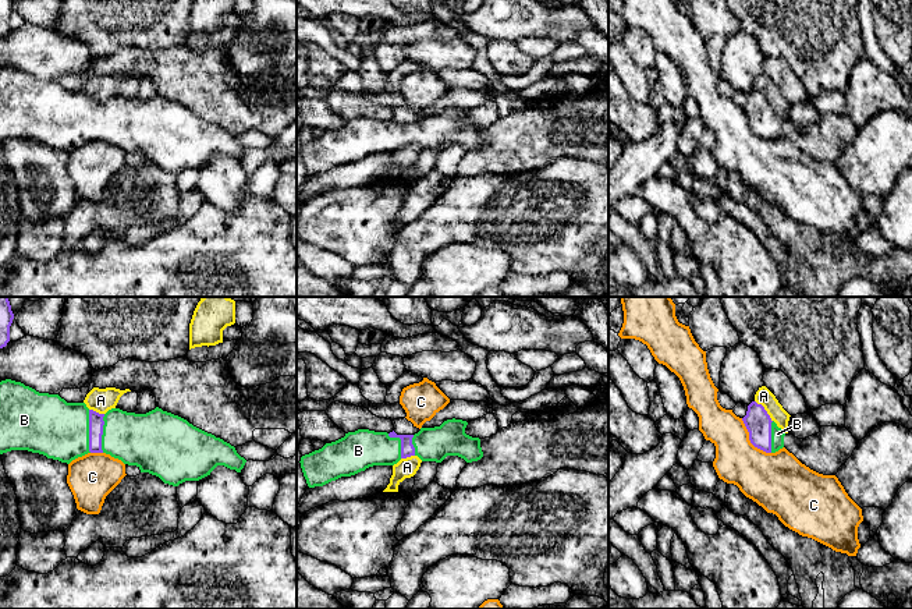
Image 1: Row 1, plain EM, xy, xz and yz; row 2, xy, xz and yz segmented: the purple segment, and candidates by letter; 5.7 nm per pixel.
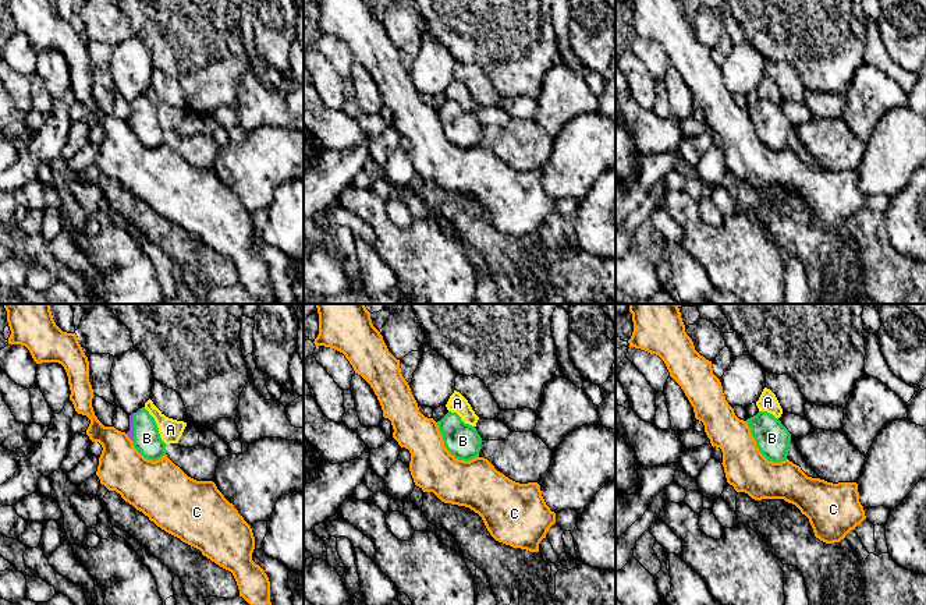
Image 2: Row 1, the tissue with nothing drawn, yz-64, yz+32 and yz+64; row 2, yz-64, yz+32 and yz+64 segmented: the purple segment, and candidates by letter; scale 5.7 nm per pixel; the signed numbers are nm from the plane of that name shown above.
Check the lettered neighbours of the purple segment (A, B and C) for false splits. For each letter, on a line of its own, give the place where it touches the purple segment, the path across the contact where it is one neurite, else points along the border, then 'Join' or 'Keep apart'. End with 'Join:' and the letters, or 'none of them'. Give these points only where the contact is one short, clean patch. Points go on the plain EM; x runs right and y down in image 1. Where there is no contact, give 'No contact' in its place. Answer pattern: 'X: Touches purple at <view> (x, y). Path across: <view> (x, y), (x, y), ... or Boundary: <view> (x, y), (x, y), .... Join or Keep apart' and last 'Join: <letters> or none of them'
A: Touches purple at yz (765, 98). Boundary: yz (755, 88), (763, 95), (772, 109). Keep apart
B: Touches purple at xy (89, 119). Join
C: Touches purple at yz (749, 127). Boundary: yz (741, 106), (748, 120), (748, 127), (755, 134), (770, 141). Keep apart
Join: B

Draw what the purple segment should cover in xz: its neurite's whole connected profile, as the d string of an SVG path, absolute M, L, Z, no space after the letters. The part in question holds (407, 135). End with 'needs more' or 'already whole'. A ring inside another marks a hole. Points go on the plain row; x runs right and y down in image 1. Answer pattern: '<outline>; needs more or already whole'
M453 106L440 114L420 116L415 123L358 117L302 144L299 151L309 176L355 163L373 153L394 153L411 144L436 151L447 144L458 144L472 151L480 148L483 139L480 127L465 121L466 113L466 109Z; needs more

